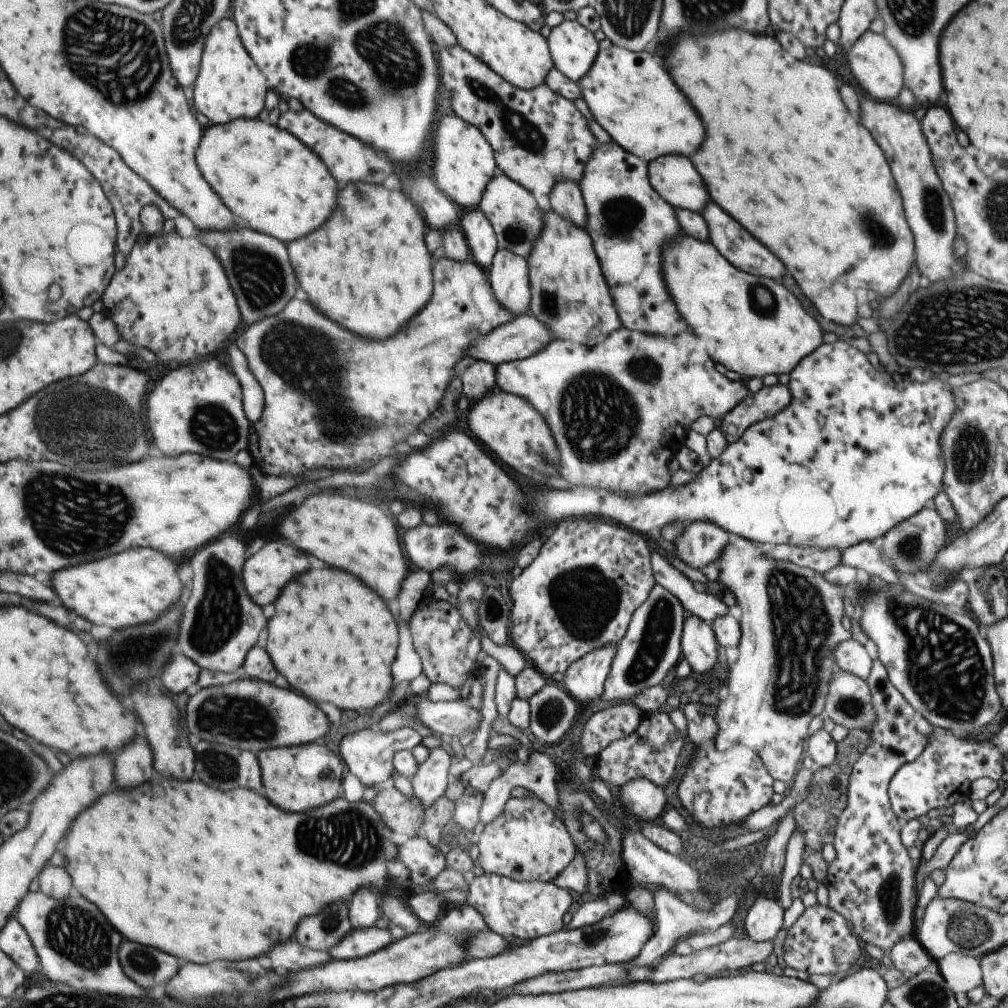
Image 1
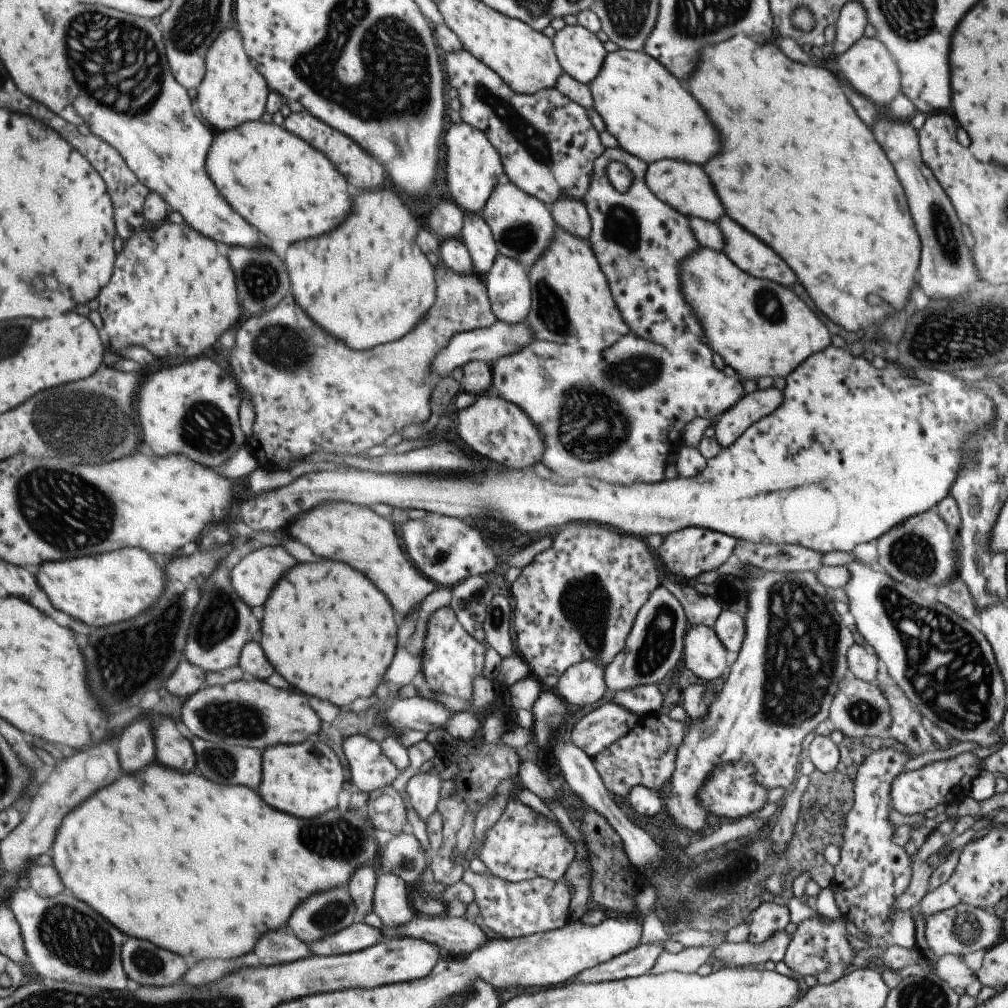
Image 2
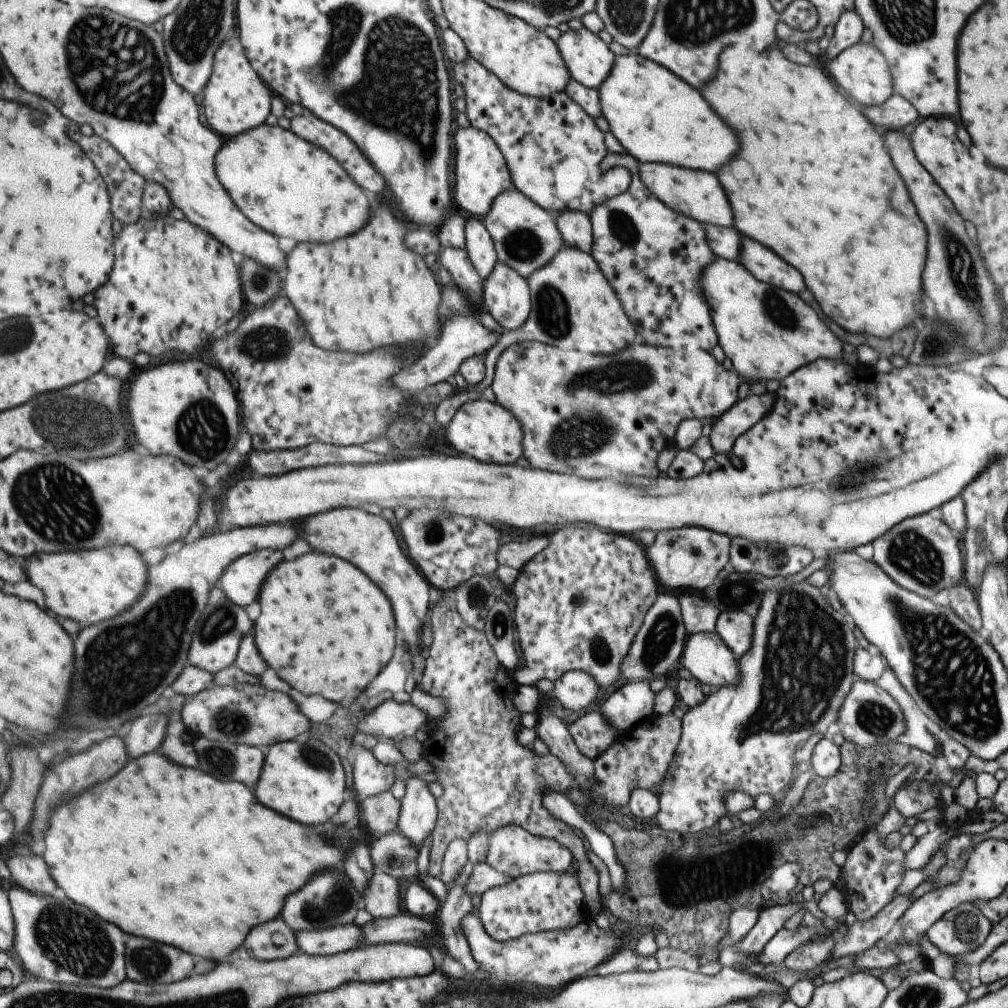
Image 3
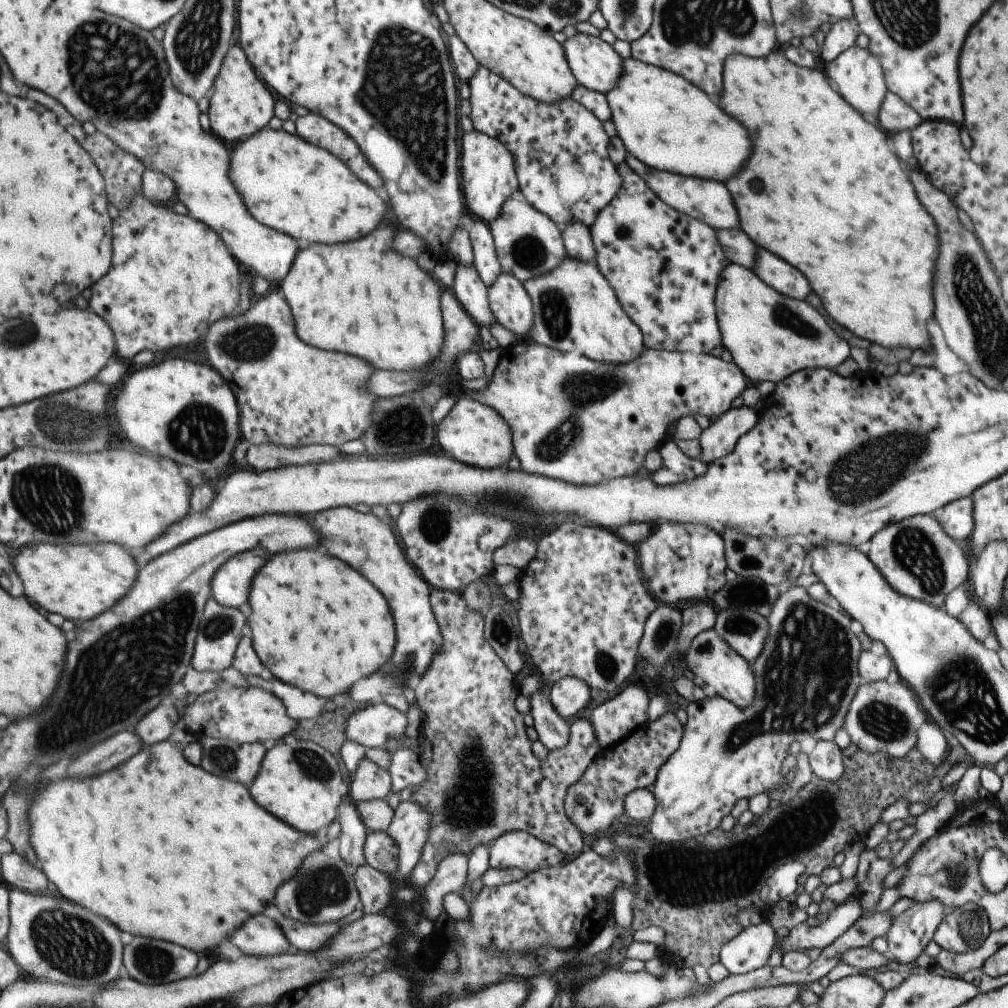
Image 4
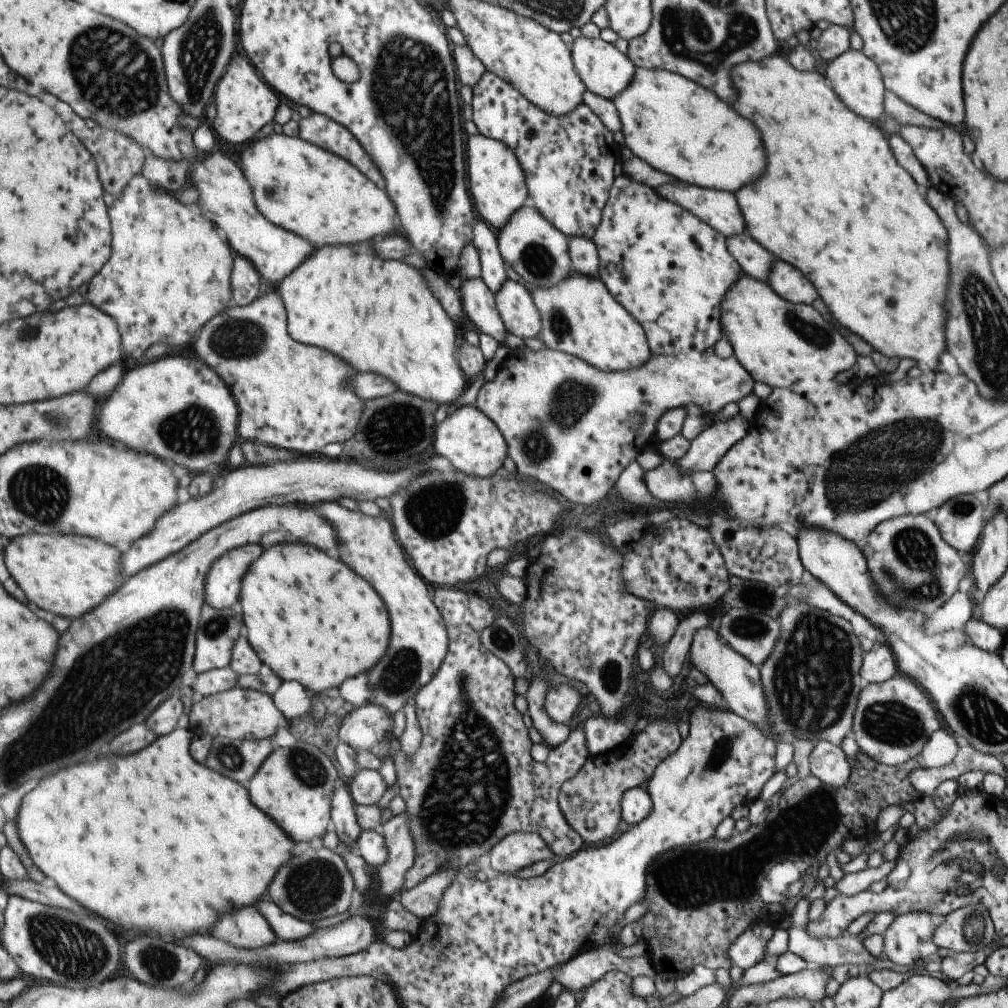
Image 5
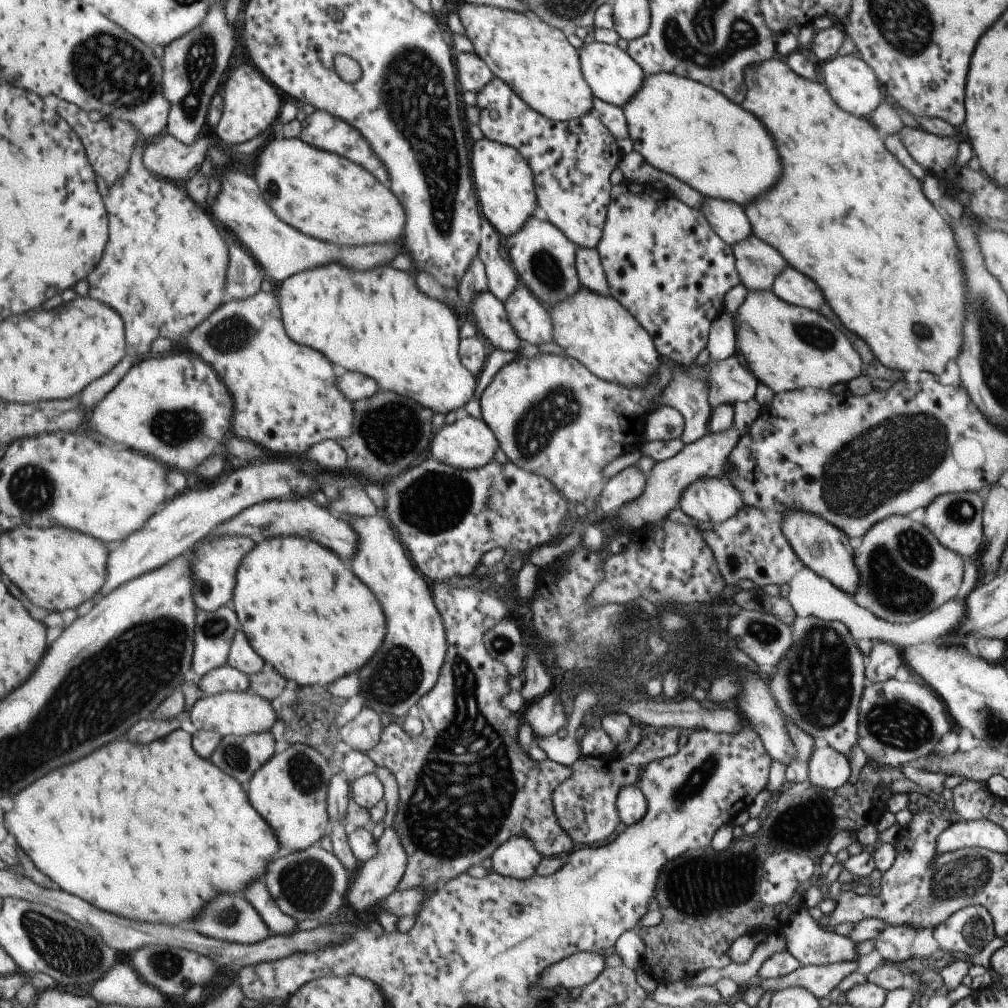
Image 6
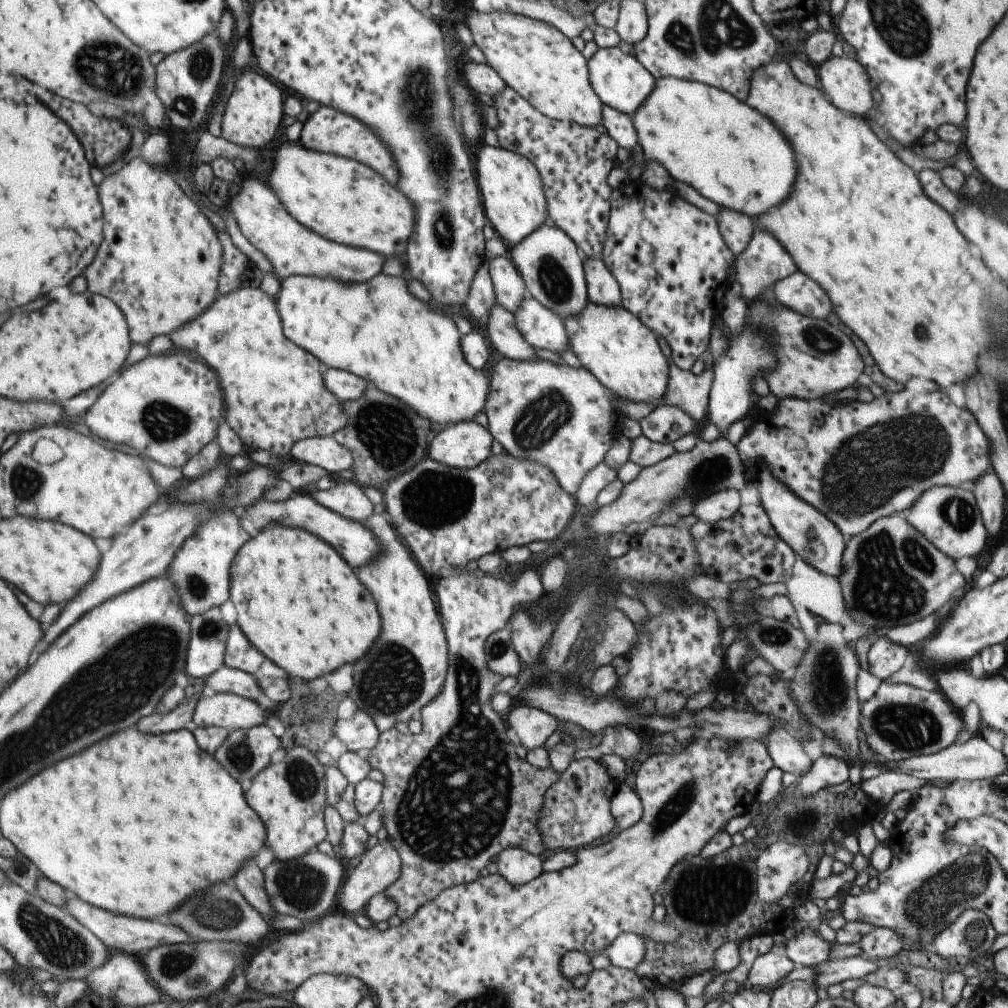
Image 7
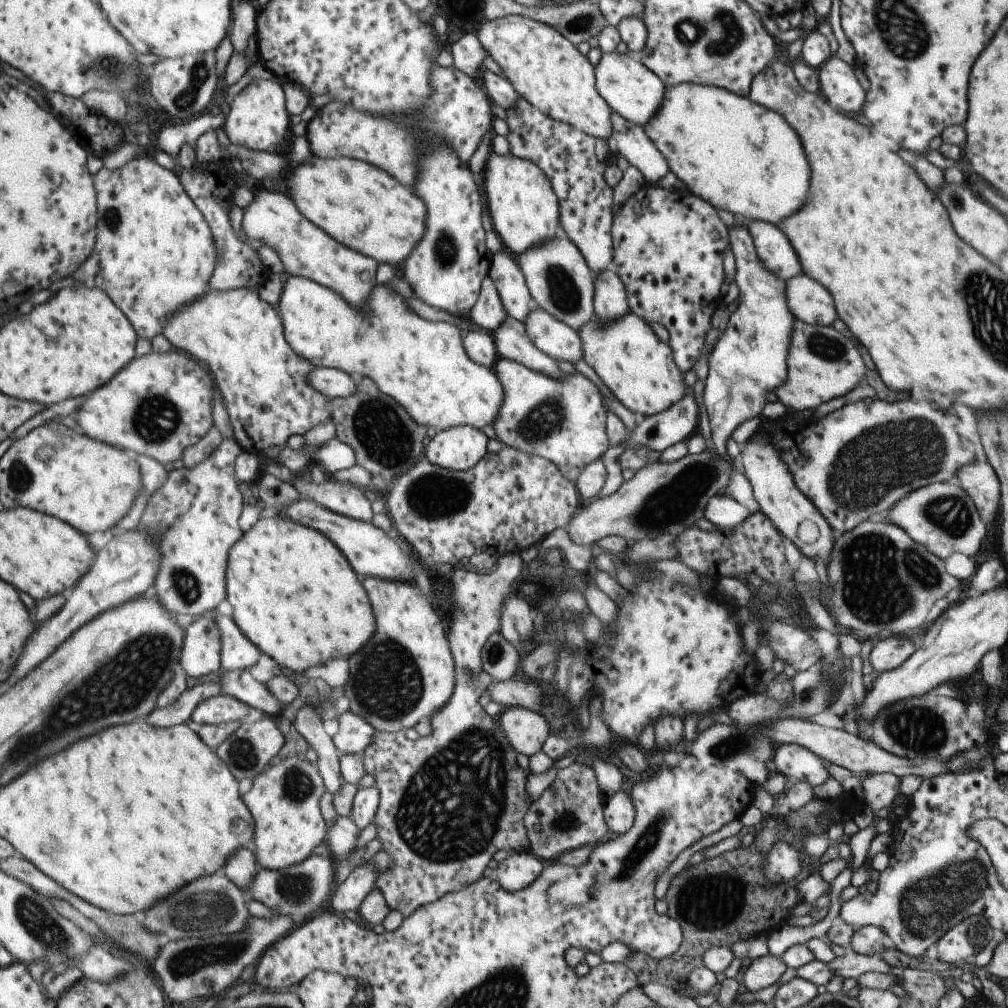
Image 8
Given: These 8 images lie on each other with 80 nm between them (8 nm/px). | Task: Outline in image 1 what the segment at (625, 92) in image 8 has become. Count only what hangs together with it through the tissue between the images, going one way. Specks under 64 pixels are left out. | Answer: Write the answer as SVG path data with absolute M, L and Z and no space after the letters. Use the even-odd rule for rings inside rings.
M563 20L550 29L546 44L552 66L565 78L576 82L588 73L599 50L598 42L576 20Z

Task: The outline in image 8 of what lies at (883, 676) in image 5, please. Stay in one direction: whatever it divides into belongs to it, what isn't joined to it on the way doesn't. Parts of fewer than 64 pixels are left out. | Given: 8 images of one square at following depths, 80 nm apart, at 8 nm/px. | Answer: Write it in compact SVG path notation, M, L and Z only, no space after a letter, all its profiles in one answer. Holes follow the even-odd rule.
M901 636L879 639L868 654L868 662L871 664L872 670L878 675L890 671L891 668L897 668L901 662L909 658L909 654L913 654L914 641Z

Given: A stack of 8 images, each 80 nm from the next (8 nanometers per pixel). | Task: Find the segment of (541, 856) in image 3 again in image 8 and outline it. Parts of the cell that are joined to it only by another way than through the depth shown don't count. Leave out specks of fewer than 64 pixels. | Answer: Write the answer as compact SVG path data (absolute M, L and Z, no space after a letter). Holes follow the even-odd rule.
M508 852L494 871L495 880L506 891L515 892L529 886L542 871L543 866L531 852Z

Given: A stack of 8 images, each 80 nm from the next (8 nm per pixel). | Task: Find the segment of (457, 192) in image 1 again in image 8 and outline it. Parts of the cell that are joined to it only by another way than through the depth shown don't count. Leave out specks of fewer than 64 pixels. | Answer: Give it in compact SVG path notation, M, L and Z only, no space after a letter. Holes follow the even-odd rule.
M490 150L480 173L481 193L492 220L492 230L509 248L513 257L529 247L548 241L559 232L558 204L547 177L532 162L515 155L499 155Z

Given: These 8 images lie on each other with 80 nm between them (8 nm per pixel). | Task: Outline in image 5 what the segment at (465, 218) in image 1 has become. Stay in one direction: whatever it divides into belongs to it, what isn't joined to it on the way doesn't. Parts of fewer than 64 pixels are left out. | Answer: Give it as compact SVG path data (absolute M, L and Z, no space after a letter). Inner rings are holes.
M477 219L472 226L470 243L478 254L480 279L492 293L497 292L507 276L497 248L495 230L491 229L485 221Z

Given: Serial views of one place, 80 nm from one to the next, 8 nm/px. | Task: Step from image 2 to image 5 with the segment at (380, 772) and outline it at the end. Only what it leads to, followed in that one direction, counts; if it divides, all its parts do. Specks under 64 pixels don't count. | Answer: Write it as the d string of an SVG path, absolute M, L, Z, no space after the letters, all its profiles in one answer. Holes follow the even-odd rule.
M359 769L349 784L349 794L354 803L370 805L378 802L385 792L385 782L373 769Z

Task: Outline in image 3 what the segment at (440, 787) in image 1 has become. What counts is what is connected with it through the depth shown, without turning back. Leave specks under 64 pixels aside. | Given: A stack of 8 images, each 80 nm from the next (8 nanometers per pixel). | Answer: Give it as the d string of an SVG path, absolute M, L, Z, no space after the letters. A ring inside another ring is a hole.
M409 777L404 784L395 831L407 837L410 847L415 847L418 852L425 834L431 834L436 821L436 798L429 793L428 782L423 779Z

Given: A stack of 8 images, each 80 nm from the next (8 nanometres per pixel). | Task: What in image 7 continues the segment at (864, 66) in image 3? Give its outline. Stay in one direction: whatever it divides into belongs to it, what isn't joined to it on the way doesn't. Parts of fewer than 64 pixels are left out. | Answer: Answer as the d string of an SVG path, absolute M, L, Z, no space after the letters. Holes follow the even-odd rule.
M834 57L816 68L820 89L840 111L867 118L874 104L870 78L857 59Z

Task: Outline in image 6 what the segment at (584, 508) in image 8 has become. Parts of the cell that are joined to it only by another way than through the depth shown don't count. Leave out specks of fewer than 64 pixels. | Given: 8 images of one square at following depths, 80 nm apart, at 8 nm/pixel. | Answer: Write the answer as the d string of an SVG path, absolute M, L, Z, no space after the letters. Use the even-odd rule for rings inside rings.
M732 426L716 433L707 430L701 438L686 444L675 456L654 464L646 474L646 485L641 496L624 504L615 514L619 530L635 530L642 525L663 522L663 517L669 510L678 508L681 490L698 478L726 478L724 472L728 469L728 454L739 438L737 429Z

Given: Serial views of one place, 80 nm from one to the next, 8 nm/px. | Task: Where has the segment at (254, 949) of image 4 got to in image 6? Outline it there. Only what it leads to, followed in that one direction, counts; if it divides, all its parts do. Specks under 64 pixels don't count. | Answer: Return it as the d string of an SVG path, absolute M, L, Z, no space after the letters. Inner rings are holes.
M243 894L221 896L209 904L209 910L205 910L195 921L183 924L190 929L195 929L201 934L213 937L228 943L250 945L269 936L269 929L263 919L255 912L255 909L246 901Z

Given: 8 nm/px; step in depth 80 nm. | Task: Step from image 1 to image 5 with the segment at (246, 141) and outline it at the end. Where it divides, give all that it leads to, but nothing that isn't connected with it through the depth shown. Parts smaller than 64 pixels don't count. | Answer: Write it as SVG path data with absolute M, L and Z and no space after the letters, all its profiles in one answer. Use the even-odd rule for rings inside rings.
M274 131L257 138L253 144L247 142L241 146L239 154L239 166L241 174L247 178L247 184L251 186L255 206L275 226L281 226L283 230L289 230L307 242L315 246L325 244L359 244L365 240L371 240L379 234L393 232L393 218L395 208L385 196L383 190L379 190L373 182L369 182L363 174L359 174L353 166L349 166L339 156L321 150L313 144L307 144L299 138L289 138L285 134L276 134Z

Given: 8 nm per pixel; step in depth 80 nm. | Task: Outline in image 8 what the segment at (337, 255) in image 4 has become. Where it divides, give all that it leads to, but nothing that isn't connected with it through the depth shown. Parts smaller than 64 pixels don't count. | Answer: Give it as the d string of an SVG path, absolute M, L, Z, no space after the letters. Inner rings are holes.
M290 276L283 278L282 283L283 285L280 296L274 307L280 316L285 342L287 342L294 353L307 359L312 364L313 368L331 367L346 372L348 375L352 375L356 378L370 378L377 385L379 392L390 396L395 400L395 402L398 402L417 424L426 426L426 428L431 426L431 428L435 428L437 432L448 429L449 427L461 425L471 425L472 427L481 430L483 426L490 425L492 427L493 419L496 417L496 412L500 407L502 399L500 382L497 380L493 370L484 367L483 365L475 364L467 358L464 348L462 347L461 336L459 336L458 329L453 324L447 324L447 322L443 321L431 322L431 320L423 320L423 318L419 318L417 314L413 314L413 312L407 308L405 300L403 300L399 294L395 294L395 292L393 292L389 286L385 286L385 284L377 284L377 286L373 286L373 290L371 290L369 298L363 302L363 306L353 308L353 306L349 306L343 298L337 296L336 292L329 290L329 287L319 286L319 284L315 284L315 282L308 278Z

